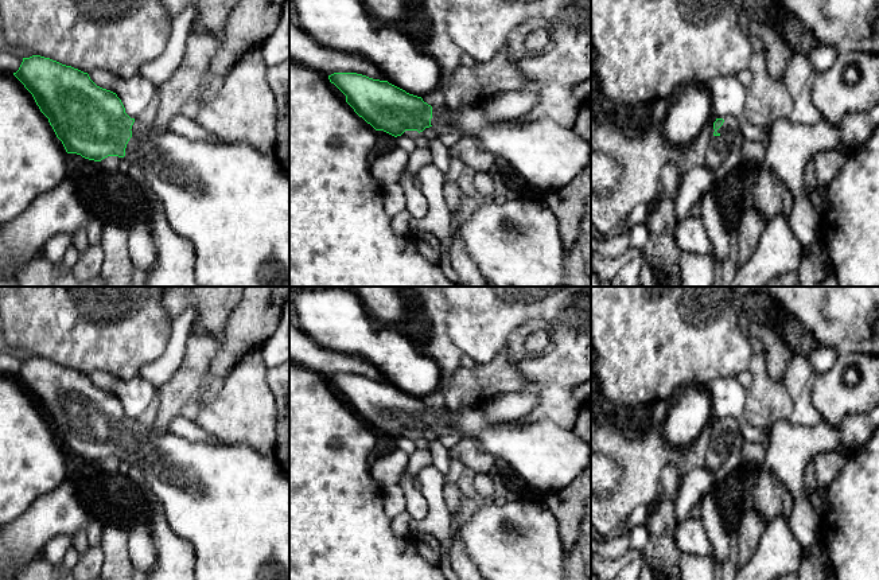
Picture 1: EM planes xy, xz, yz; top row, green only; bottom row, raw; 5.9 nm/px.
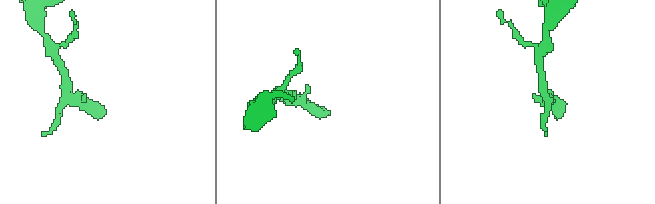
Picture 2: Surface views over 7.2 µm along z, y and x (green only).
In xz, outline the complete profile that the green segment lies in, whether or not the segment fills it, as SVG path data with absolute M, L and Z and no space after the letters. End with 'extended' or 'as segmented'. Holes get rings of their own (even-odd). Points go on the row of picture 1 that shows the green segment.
M334 73L328 75L345 96L354 112L376 131L384 131L394 137L405 131L423 132L432 126L436 133L452 131L474 137L483 151L491 152L501 163L507 164L516 175L532 187L544 192L559 190L579 176L590 163L590 147L572 128L561 126L551 118L540 118L528 124L516 124L512 120L489 120L482 104L467 105L459 109L431 106L421 97L389 83L357 73Z; extended

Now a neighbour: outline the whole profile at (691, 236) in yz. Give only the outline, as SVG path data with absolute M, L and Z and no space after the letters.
M687 217L685 219L678 221L676 241L681 252L713 256L713 248L701 218Z

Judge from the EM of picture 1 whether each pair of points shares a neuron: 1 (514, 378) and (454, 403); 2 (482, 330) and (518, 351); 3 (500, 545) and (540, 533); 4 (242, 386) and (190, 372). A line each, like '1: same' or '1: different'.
1: same
2: different
3: same
4: different

